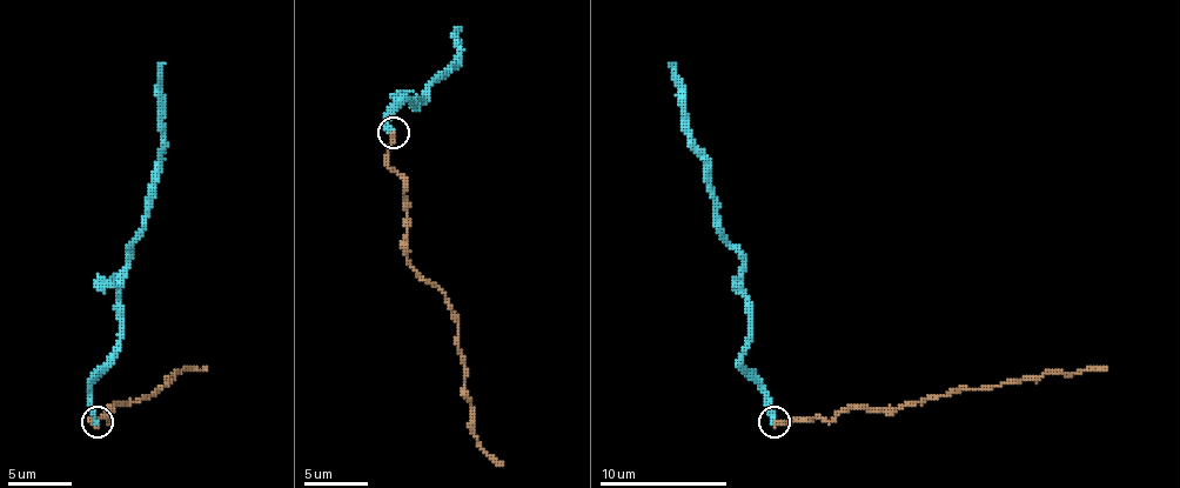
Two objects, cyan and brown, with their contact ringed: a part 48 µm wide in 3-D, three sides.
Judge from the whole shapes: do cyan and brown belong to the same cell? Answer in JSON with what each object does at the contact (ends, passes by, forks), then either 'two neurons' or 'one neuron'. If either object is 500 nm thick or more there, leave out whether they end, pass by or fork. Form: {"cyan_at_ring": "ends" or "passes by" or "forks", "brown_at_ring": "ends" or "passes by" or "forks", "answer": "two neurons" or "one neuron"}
{"cyan_at_ring": "ends", "brown_at_ring": "ends", "answer": "two neurons"}

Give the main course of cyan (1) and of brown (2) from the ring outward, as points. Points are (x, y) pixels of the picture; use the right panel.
1: (775, 421), (762, 382), (743, 363), (743, 255), (717, 222), (685, 86), (669, 64)
2: (775, 421), (823, 421), (851, 408), (902, 408), (966, 389), (1039, 380), (1046, 373), (1074, 373), (1106, 367)

